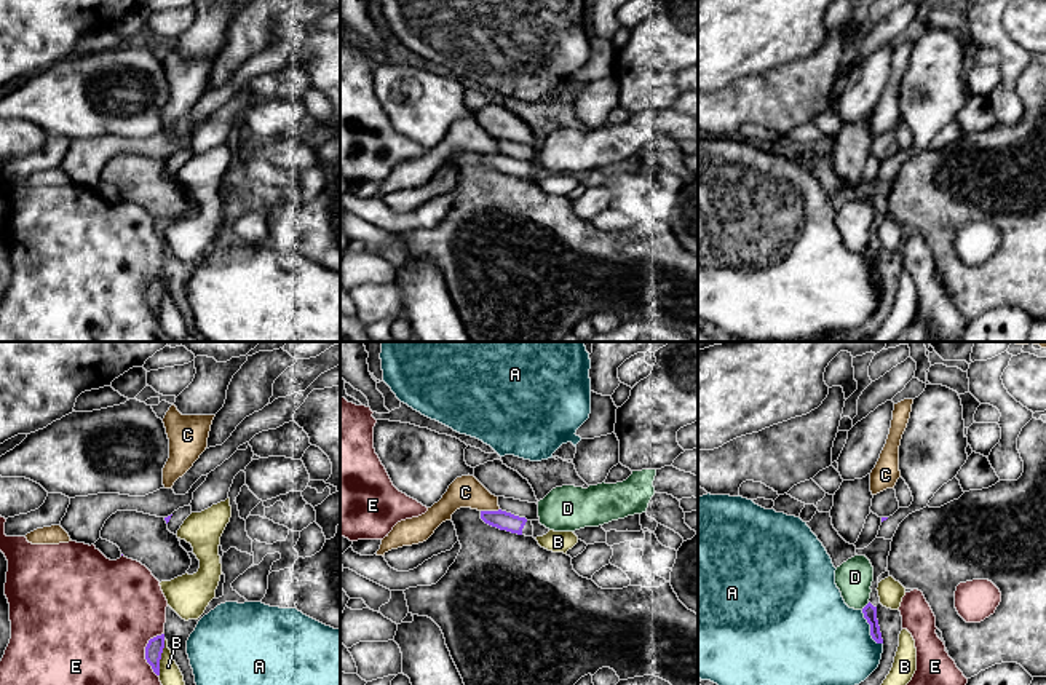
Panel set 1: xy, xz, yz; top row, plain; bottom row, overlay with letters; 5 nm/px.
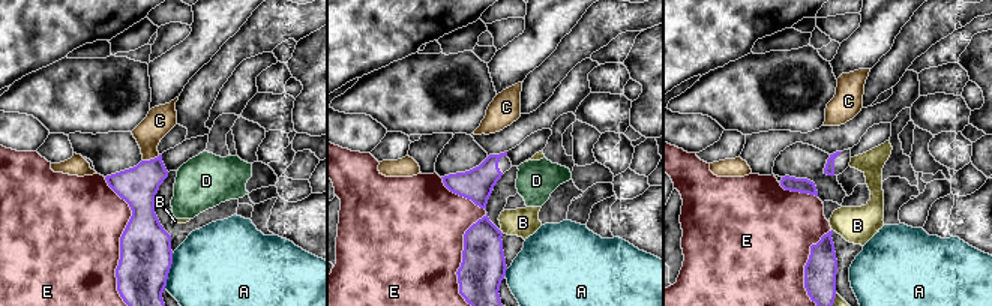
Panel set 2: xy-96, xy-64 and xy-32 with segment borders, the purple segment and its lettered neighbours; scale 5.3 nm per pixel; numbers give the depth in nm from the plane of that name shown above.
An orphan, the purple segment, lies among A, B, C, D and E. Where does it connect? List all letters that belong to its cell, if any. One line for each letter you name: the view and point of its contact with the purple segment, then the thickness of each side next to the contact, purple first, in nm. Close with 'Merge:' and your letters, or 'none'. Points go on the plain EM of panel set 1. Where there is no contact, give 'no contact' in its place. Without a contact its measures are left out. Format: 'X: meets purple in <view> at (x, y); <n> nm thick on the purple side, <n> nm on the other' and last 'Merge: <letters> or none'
Merge: none

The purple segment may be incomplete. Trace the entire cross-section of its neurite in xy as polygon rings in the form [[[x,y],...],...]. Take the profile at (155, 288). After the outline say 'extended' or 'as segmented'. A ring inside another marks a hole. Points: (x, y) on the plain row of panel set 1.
[[[164,276],[150,281],[145,289],[145,302],[157,318],[160,318],[160,302],[163,291],[164,291]]]; as segmented

